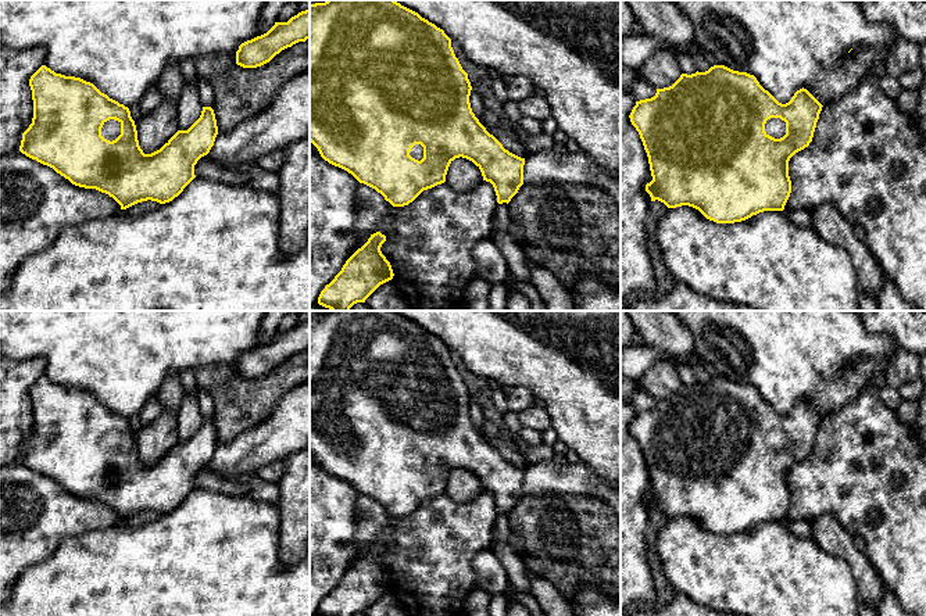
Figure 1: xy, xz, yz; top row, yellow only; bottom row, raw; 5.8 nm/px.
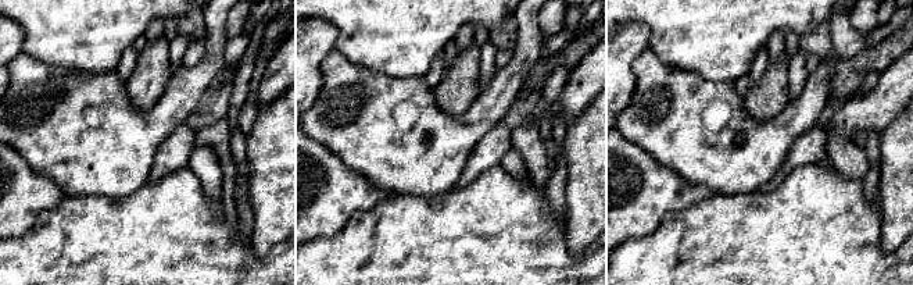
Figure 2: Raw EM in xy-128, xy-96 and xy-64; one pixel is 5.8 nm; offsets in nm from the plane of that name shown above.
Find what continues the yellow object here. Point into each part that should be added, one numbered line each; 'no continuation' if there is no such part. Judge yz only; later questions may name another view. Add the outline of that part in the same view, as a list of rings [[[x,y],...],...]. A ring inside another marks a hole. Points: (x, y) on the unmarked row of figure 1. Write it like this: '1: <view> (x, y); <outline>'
1: yz (775, 437); [[[771,429],[765,434],[765,443],[775,450],[780,450],[786,445],[786,433],[780,429]]]

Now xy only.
1: xy (111, 440); [[[110,430],[104,433],[101,438],[101,447],[110,452],[115,451],[121,445],[121,433]]]

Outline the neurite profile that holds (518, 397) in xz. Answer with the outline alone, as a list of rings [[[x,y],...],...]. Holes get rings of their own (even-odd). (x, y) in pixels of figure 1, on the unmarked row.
[[[503,386],[503,393],[507,398],[508,409],[516,413],[539,404],[533,393],[523,386]]]

